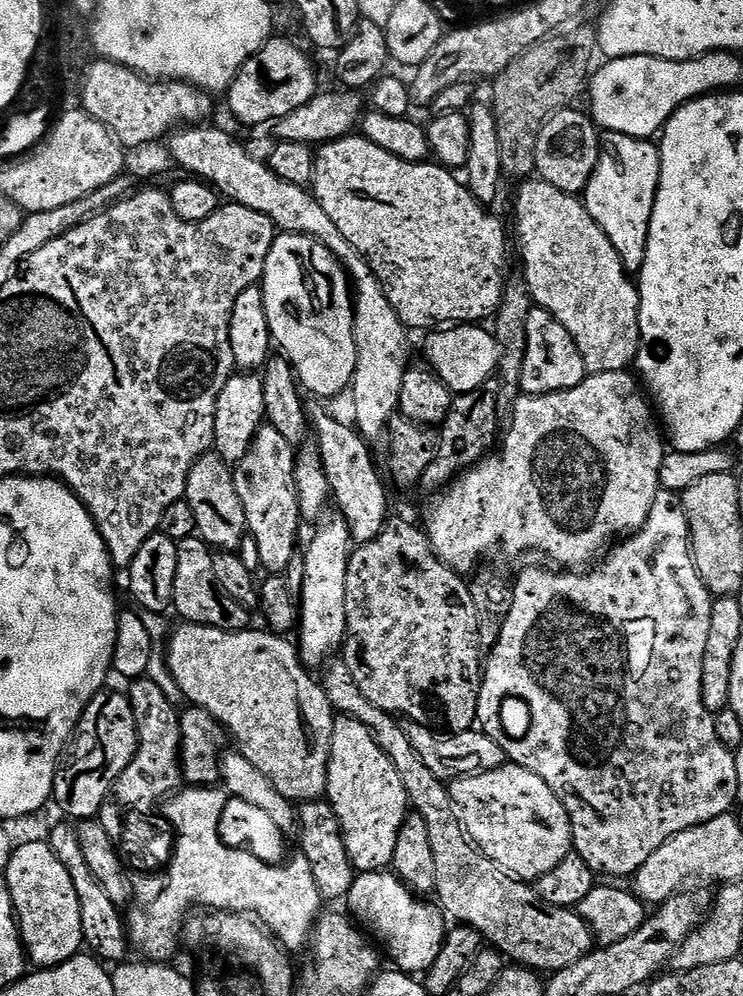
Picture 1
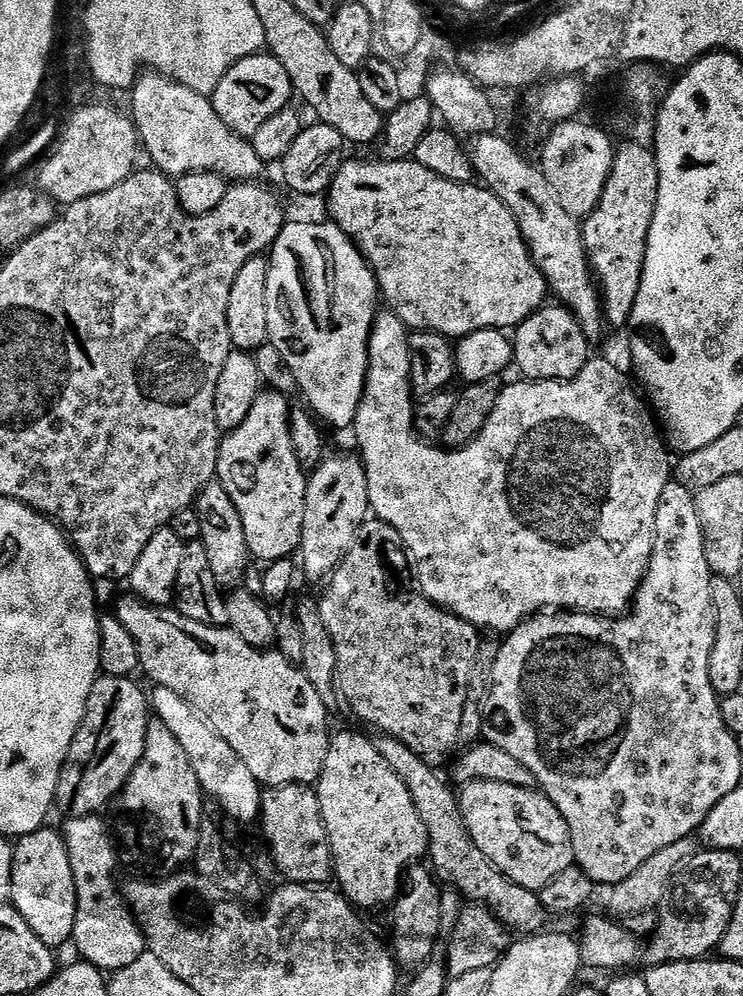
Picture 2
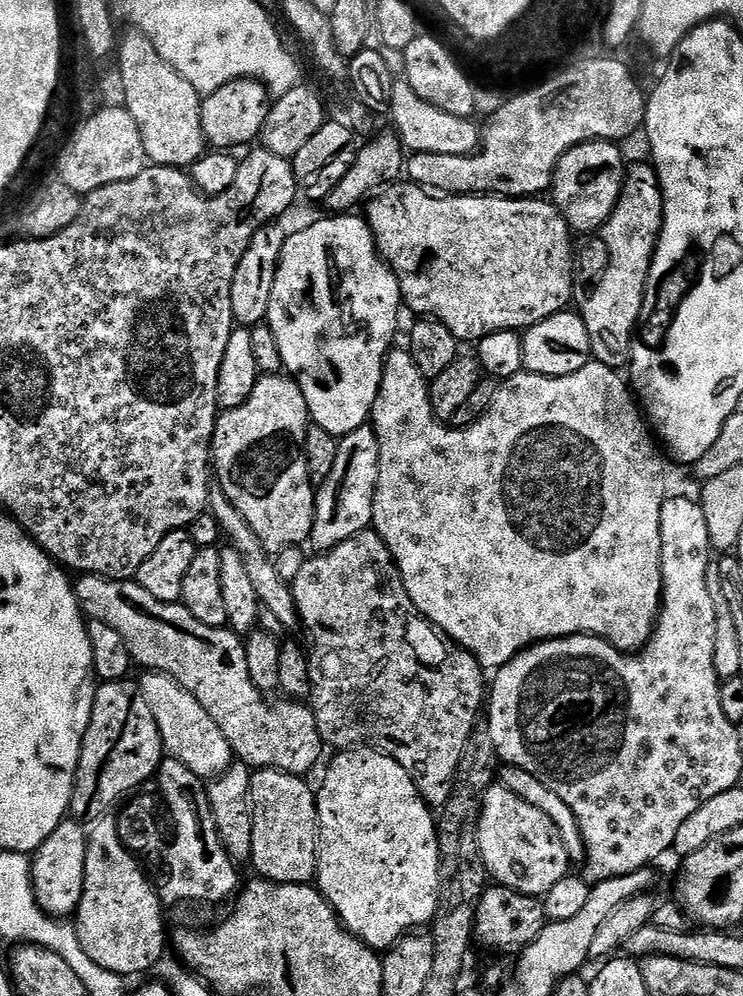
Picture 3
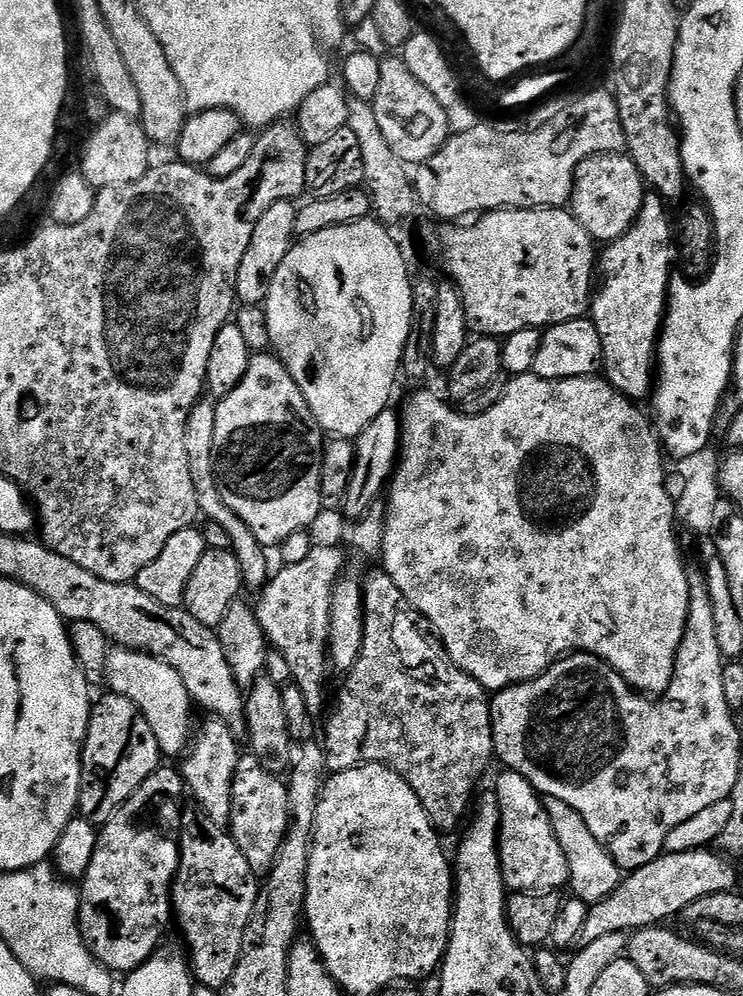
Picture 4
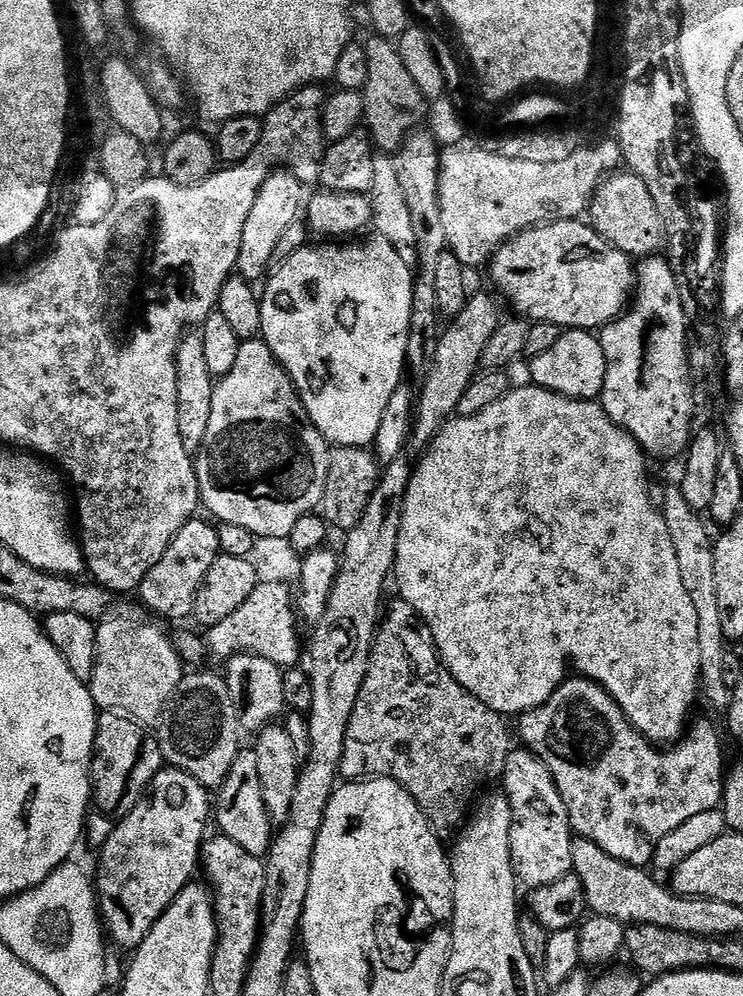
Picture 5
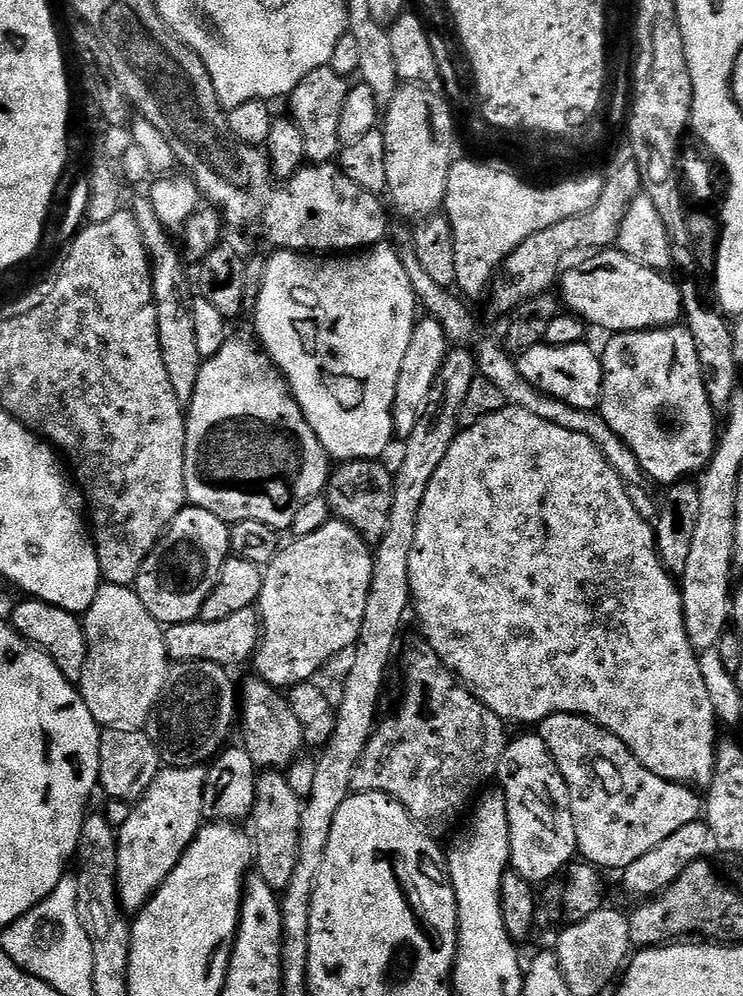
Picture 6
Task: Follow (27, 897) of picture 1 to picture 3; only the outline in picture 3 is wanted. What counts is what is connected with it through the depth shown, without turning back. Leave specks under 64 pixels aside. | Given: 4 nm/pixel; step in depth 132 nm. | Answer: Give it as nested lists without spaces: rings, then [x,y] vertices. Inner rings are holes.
[[[66,818],[38,846],[32,861],[32,889],[38,906],[47,916],[68,918],[82,902],[82,886],[86,882],[86,846],[88,834],[85,825],[79,820]]]

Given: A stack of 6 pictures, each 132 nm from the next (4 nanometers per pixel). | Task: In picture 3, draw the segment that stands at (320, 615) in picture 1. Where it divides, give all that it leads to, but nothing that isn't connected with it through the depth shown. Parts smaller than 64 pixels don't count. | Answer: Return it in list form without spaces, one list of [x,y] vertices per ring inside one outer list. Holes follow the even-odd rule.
[[[370,426],[339,437],[338,458],[330,478],[316,488],[316,509],[310,544],[320,552],[329,552],[354,534],[369,531],[374,514],[374,494],[378,482],[378,438]]]

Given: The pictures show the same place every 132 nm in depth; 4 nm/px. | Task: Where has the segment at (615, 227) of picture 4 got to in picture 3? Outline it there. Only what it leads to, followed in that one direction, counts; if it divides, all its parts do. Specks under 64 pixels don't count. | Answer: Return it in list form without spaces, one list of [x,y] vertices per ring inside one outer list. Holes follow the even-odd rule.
[[[587,140],[562,154],[552,179],[550,196],[573,233],[599,233],[610,214],[614,214],[614,206],[622,194],[626,171],[620,148],[619,143],[611,140]]]

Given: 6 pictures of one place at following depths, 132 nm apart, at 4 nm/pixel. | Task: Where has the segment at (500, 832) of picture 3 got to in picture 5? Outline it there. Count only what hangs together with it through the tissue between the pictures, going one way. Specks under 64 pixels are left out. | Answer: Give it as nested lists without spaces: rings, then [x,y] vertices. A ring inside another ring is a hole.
[[[527,750],[509,751],[506,758],[506,766],[504,767],[504,774],[502,777],[502,791],[505,796],[508,797],[510,802],[510,810],[512,811],[512,825],[510,826],[510,850],[512,851],[512,868],[516,872],[517,881],[521,885],[528,884],[529,889],[537,888],[538,886],[546,886],[546,882],[554,882],[558,878],[562,878],[568,872],[572,871],[572,842],[574,839],[574,833],[572,830],[572,823],[568,817],[568,811],[566,810],[566,802],[562,798],[562,794],[558,790],[558,786],[554,782],[554,778],[550,774],[550,770],[543,764],[532,752]]]

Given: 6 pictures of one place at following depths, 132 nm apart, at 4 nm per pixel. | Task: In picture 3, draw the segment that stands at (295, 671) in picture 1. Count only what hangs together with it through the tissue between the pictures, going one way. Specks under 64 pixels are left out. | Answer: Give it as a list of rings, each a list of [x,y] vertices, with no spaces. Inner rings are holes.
[[[81,575],[75,581],[76,597],[80,603],[80,609],[84,612],[88,620],[101,620],[110,626],[114,626],[114,630],[118,630],[118,634],[122,634],[122,642],[126,642],[126,650],[132,656],[133,661],[137,665],[141,664],[141,669],[150,672],[163,672],[166,676],[174,677],[180,684],[181,688],[185,688],[190,694],[194,694],[194,698],[198,698],[198,702],[202,706],[202,710],[206,710],[206,714],[210,714],[210,718],[214,718],[214,722],[218,726],[218,730],[222,730],[222,734],[226,734],[226,742],[230,742],[233,757],[239,763],[248,765],[249,769],[258,768],[276,768],[280,772],[288,772],[291,776],[304,776],[315,766],[320,760],[320,748],[322,749],[322,741],[318,734],[318,728],[314,722],[314,714],[311,707],[307,703],[297,702],[287,698],[280,698],[277,704],[267,704],[265,697],[254,686],[254,682],[250,682],[250,674],[246,670],[246,654],[241,637],[237,633],[229,630],[227,627],[211,628],[210,626],[202,626],[202,622],[198,622],[198,618],[194,618],[194,614],[190,614],[190,610],[184,608],[183,603],[163,604],[158,602],[158,598],[153,598],[150,594],[146,594],[146,590],[142,590],[142,586],[136,584],[135,579],[130,580],[108,580],[104,576],[86,576]]]

